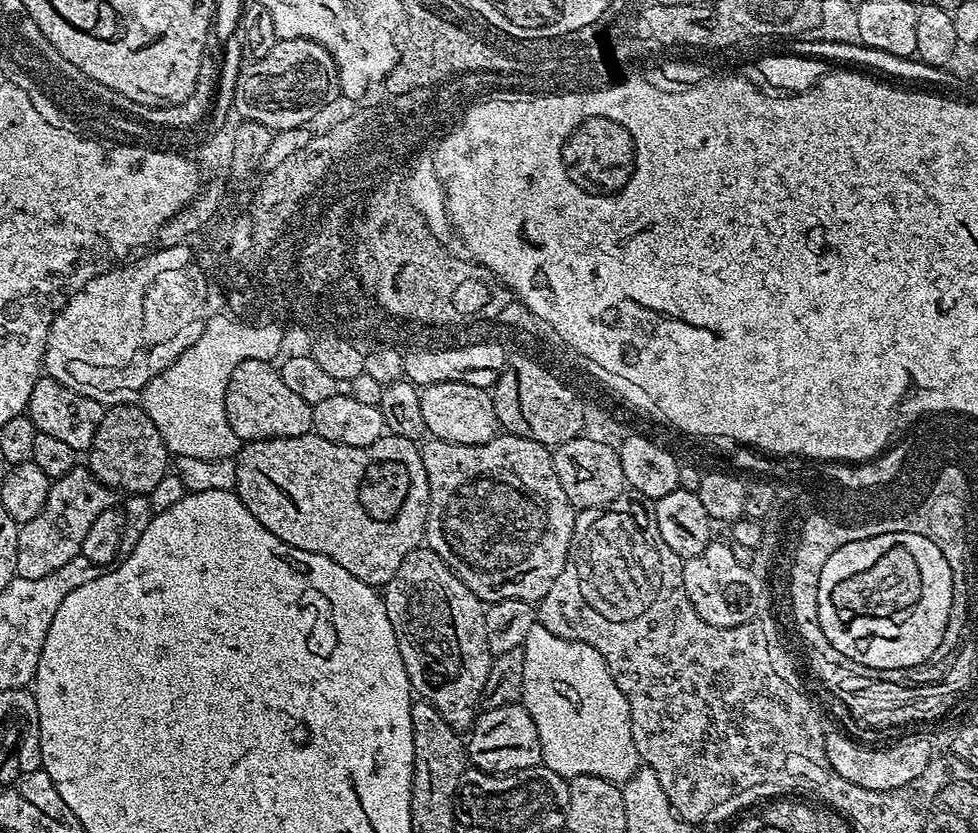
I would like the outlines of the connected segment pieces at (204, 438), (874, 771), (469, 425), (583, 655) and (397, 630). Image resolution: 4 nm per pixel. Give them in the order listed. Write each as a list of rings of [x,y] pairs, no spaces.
[[[215,320],[208,327],[203,340],[195,342],[178,357],[166,370],[162,370],[142,390],[142,407],[144,413],[158,426],[158,434],[162,434],[164,445],[173,457],[189,456],[192,460],[220,460],[223,456],[235,457],[240,451],[242,442],[238,434],[230,426],[226,418],[226,386],[230,382],[230,374],[246,359],[253,355],[256,348],[254,335],[250,330],[230,324],[227,320]]]
[[[904,736],[885,748],[871,748],[868,744],[860,744],[860,740],[853,738],[849,744],[824,742],[826,758],[830,758],[830,766],[846,778],[846,782],[854,782],[858,786],[866,786],[868,790],[890,790],[912,782],[926,770],[932,760],[934,749],[924,736]]]
[[[439,380],[420,388],[422,418],[425,429],[435,439],[450,440],[456,444],[481,444],[498,434],[500,423],[494,410],[494,402],[485,389],[472,386],[462,380]]]
[[[539,622],[532,627],[530,634],[526,634],[522,647],[524,661],[520,700],[538,726],[543,767],[565,778],[597,776],[603,780],[625,782],[634,775],[638,757],[630,730],[630,706],[614,682],[602,654],[583,640],[560,636]]]
[[[421,546],[415,549],[406,557],[402,562],[402,566],[398,566],[394,578],[390,578],[390,582],[383,585],[382,595],[384,605],[386,606],[386,618],[390,618],[390,626],[394,626],[394,638],[398,638],[398,650],[402,654],[402,662],[406,666],[408,681],[412,683],[415,695],[427,700],[429,704],[433,704],[453,728],[457,730],[467,729],[477,715],[480,694],[486,686],[486,674],[490,674],[490,666],[492,665],[492,657],[494,655],[492,651],[488,649],[488,643],[486,642],[485,605],[470,590],[470,586],[466,586],[466,582],[460,580],[459,577],[452,572],[450,565],[446,563],[439,554],[427,546]]]

